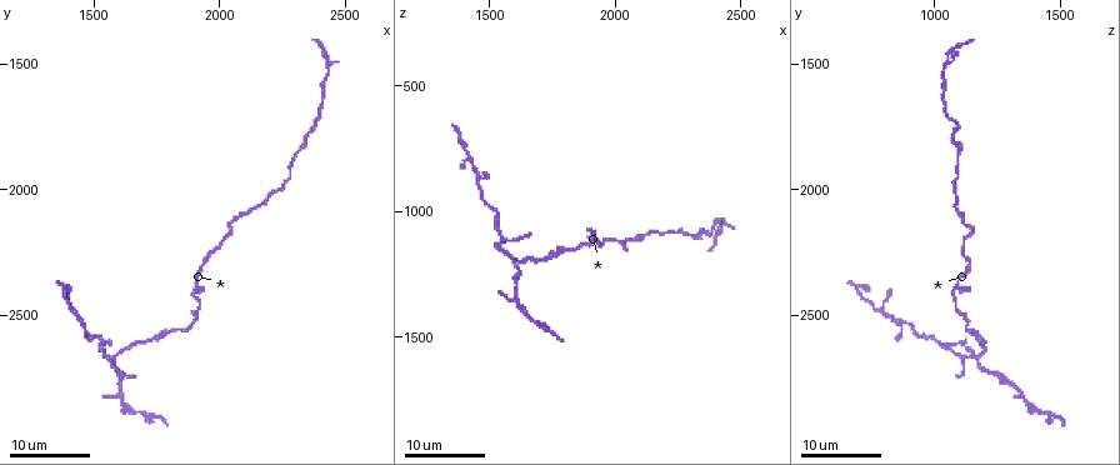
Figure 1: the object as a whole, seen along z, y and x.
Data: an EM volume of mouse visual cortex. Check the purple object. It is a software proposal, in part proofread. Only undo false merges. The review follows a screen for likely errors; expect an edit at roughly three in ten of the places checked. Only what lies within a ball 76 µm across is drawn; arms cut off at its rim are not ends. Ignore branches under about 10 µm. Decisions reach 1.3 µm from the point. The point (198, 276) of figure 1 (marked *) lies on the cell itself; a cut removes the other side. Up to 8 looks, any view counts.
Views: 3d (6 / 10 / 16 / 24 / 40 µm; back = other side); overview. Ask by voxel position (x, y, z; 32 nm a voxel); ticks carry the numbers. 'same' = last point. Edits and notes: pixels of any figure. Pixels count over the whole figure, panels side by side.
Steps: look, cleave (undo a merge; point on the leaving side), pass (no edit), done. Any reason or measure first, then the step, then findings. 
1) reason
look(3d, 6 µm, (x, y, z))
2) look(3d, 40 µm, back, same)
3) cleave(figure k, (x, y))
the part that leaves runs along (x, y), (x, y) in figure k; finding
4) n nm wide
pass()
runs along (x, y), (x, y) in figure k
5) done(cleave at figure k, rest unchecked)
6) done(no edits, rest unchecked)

sudden change in width
look(3d, 24 µm, (2050, 2120, 1110))

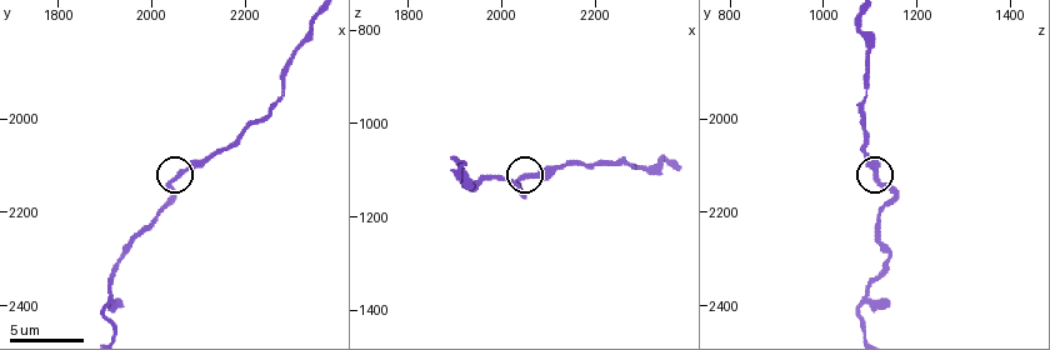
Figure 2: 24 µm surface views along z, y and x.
look(3d, 6 µm, (2055, 2125, 1110))

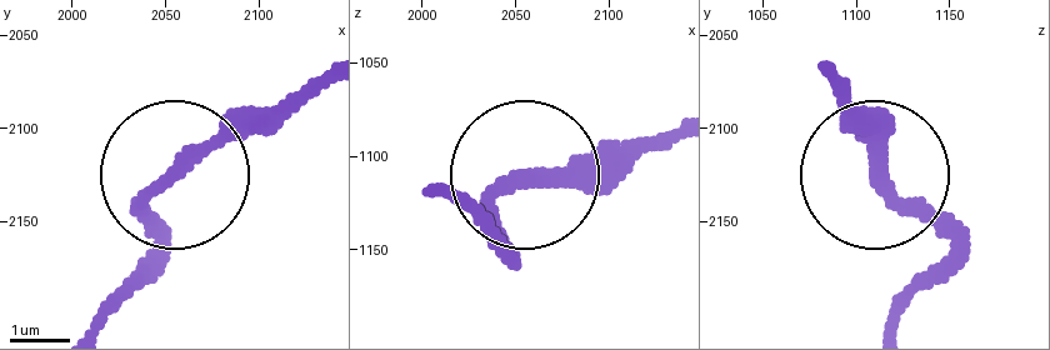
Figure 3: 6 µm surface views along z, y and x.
pass()
all the same cell

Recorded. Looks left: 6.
thick turns thin
look(3d, 24 µm, (1810, 2570, 1150))

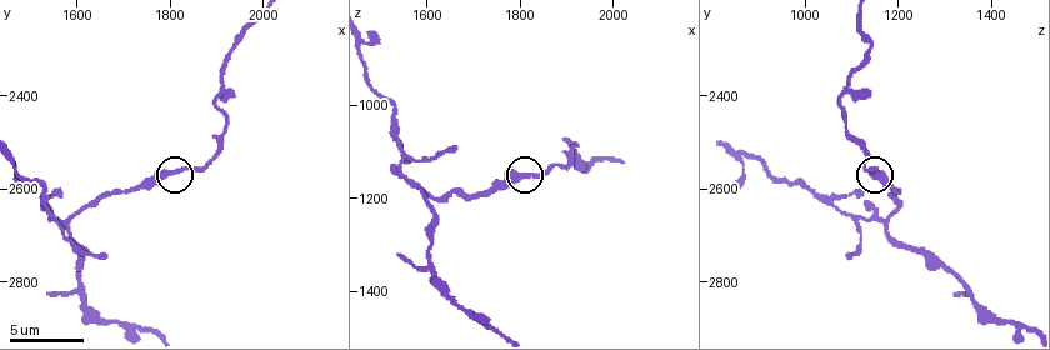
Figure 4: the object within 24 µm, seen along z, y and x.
look(3d, 6 µm, (1810, 2570, 1150))

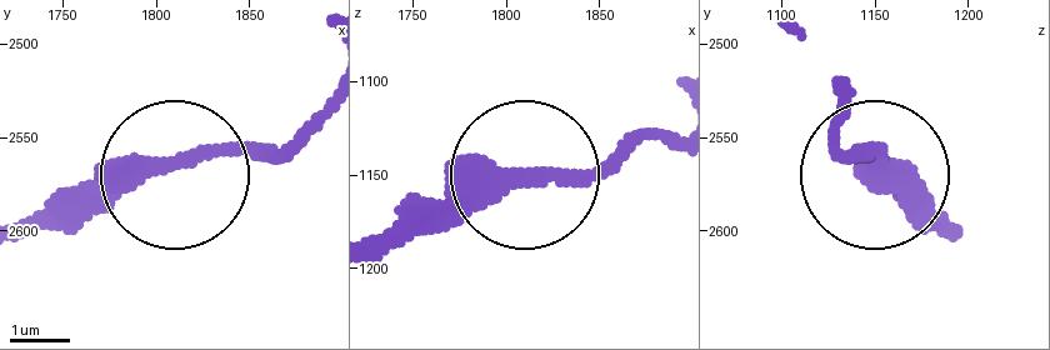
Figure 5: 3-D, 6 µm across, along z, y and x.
pass()
continuous, no second cell

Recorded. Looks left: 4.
a fork
look(3d, 16 µm, (1580, 2675, 1170))

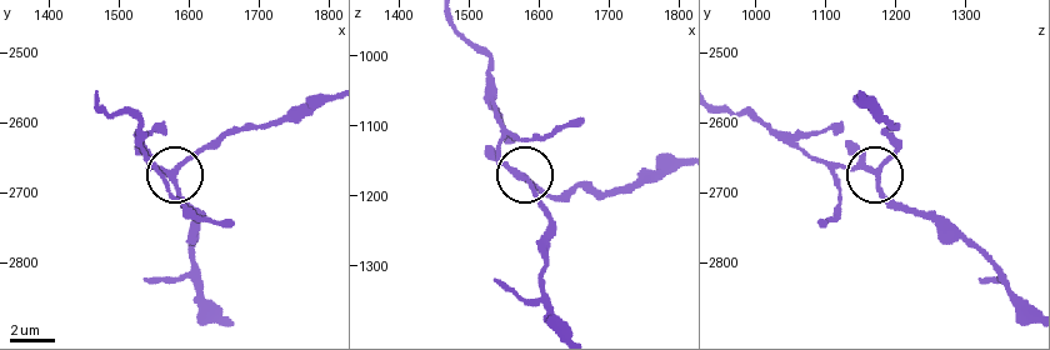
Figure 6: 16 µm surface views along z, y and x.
look(3d, 6 µm, (1580, 2680, 1175))

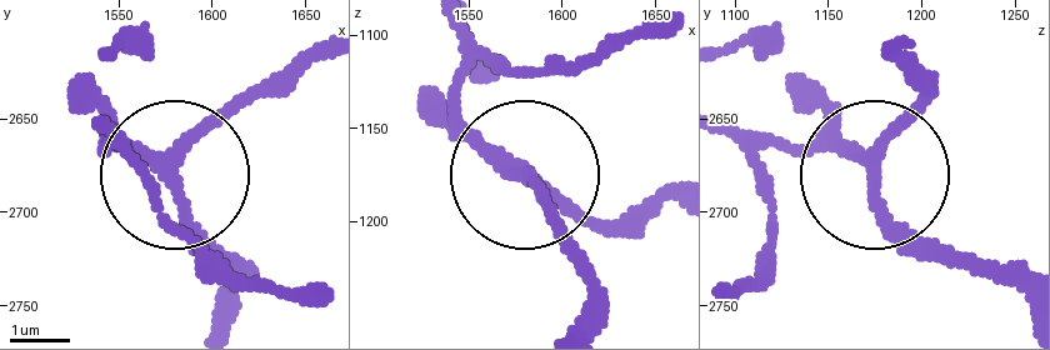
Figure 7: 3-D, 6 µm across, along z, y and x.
210 nm wide
pass()
runs along (670, 203), (580, 218), (521, 173), (560, 243) in figure 7; one cell here

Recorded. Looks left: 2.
sudden change in width
look(3d, 10 µm, (1900, 2420, 1075))

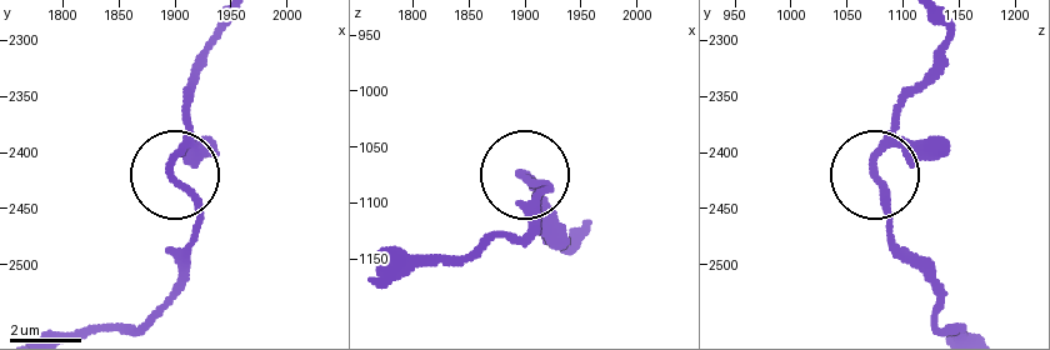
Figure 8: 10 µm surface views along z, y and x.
look(3d, 6 µm, (1902, 2422, 1076))

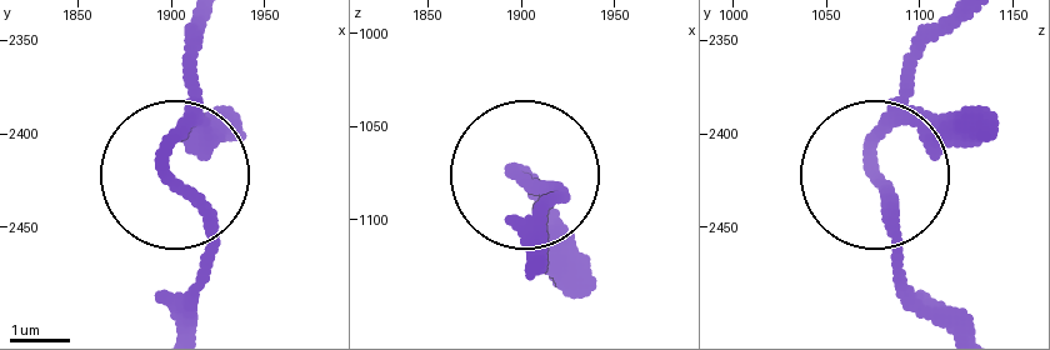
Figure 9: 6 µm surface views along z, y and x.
pass()
runs along (933, 41), (879, 156), (908, 300) in figure 9; continuous, no second cell

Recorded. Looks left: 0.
done(no edits, rest unchecked)

